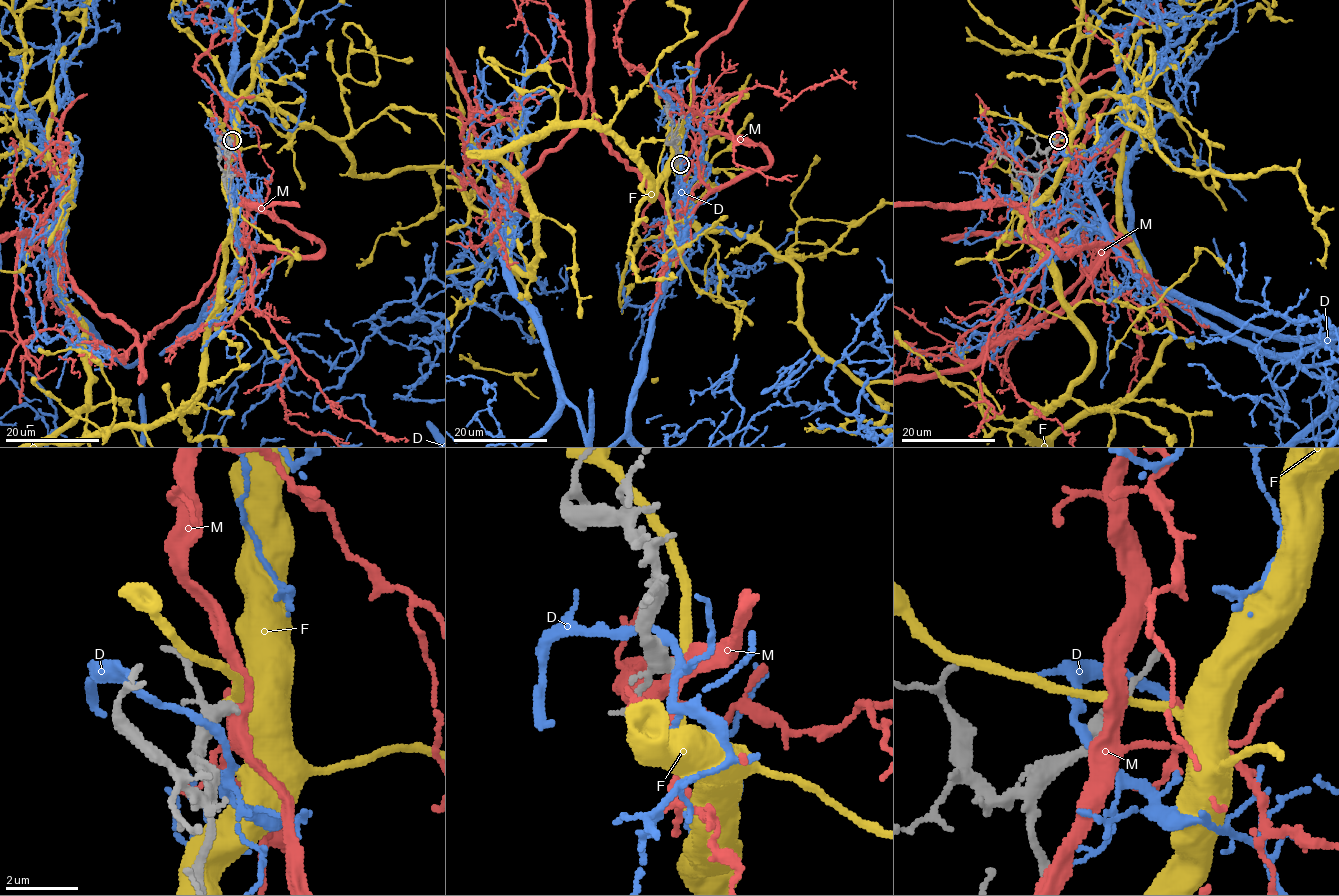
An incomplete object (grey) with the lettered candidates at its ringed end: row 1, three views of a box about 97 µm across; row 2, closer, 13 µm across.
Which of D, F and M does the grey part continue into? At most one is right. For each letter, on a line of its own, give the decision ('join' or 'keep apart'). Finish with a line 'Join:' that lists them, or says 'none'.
D: keep apart
F: keep apart
M: keep apart
Join: none

